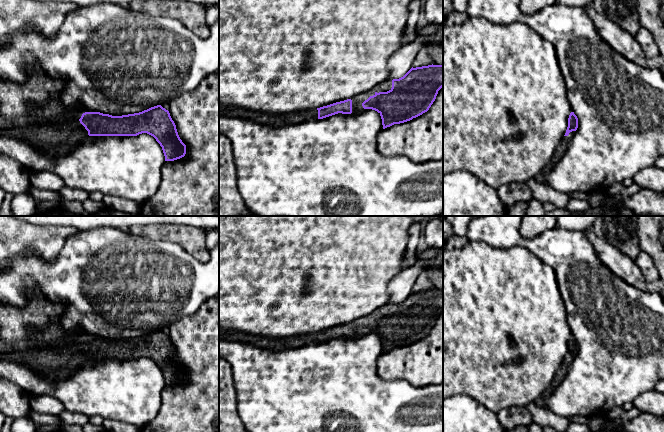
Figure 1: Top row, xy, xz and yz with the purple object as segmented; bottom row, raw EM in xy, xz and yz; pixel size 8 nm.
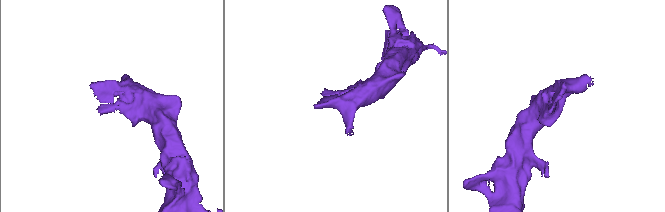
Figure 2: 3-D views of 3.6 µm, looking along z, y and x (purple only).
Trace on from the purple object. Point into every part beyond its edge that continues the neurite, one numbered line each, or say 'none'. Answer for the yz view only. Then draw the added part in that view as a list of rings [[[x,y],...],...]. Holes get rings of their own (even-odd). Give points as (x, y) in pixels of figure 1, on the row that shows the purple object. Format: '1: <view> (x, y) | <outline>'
1: yz (543, 176) | [[[572,131],[569,133],[568,136],[564,136],[562,138],[562,140],[560,141],[558,147],[556,148],[547,166],[539,174],[537,174],[534,177],[537,181],[542,182],[542,183],[548,183],[548,177],[549,177],[551,170],[556,165],[556,163],[563,157],[566,150],[570,146],[574,133],[575,131]]]

